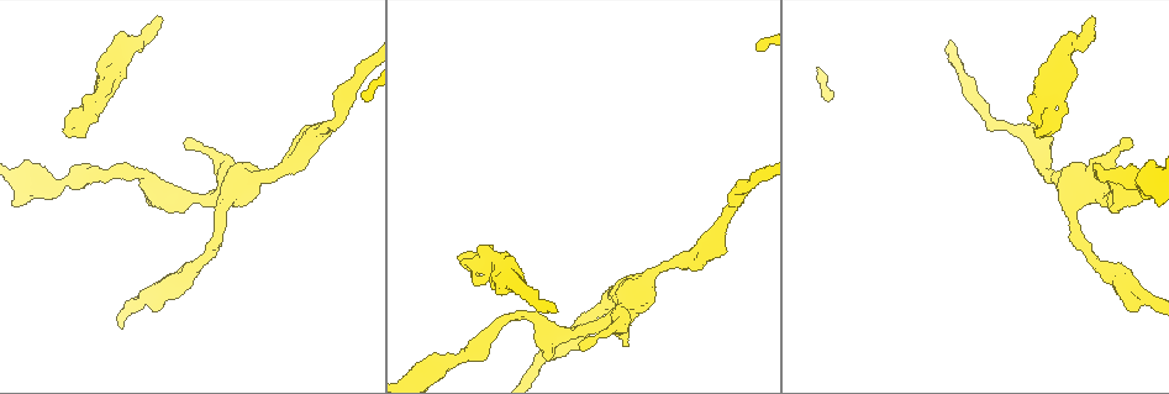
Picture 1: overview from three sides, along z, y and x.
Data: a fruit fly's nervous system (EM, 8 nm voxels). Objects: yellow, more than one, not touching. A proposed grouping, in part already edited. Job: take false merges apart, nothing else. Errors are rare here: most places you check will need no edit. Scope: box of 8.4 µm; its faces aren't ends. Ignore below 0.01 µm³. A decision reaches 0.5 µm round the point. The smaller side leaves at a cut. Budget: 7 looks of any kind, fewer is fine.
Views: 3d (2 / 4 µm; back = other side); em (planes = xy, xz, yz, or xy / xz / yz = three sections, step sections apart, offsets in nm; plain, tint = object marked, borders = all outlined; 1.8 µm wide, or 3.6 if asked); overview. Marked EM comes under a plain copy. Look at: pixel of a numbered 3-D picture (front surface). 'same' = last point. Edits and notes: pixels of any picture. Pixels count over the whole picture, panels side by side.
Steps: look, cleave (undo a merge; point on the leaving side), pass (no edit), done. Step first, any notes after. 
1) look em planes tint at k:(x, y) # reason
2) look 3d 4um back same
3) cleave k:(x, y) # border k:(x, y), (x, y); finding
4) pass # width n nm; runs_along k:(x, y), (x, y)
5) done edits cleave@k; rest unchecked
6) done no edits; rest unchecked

look 3d 2um back at 1:(487, 261) # arms part here

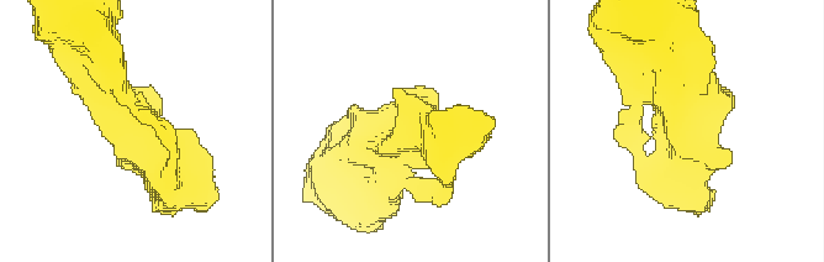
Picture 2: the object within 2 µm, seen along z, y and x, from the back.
look em planes tint at 2:(678, 114)

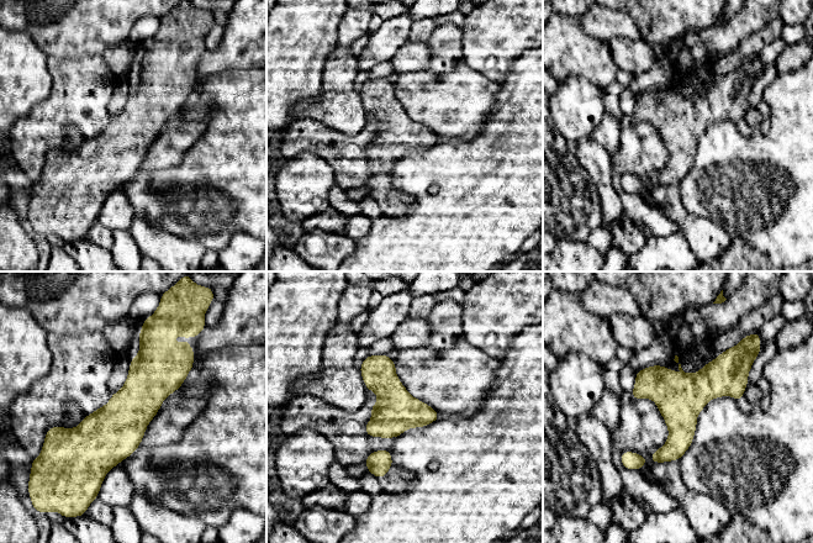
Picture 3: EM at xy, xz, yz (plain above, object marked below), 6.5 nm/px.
pass # width 280 nm; one neuron here

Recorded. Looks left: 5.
look 3d 2um back at 1:(531, 313) # abrupt turn

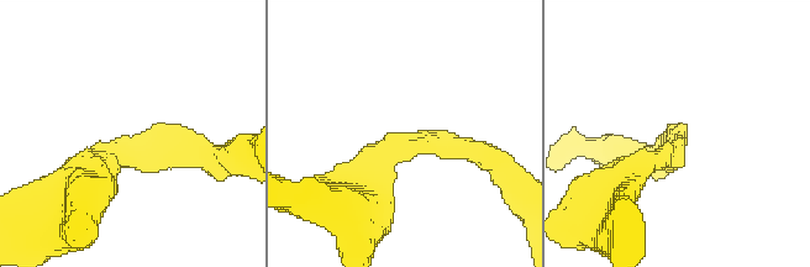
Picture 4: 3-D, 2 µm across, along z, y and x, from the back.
look em planes tint at 4:(126, 148) # arm_widths 200, 340 nm; need the tissue

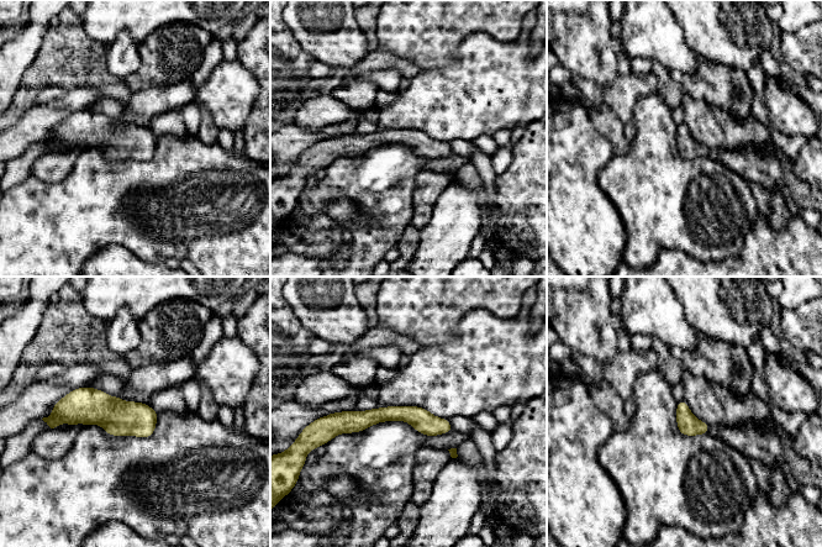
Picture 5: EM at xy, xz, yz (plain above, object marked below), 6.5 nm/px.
pass # width 140 nm; runs_along 5:(335, 421), (410, 414), (448, 427); continuous, no second neuron

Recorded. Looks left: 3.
look 3d 4um at 1:(229, 199) # thick turns thin

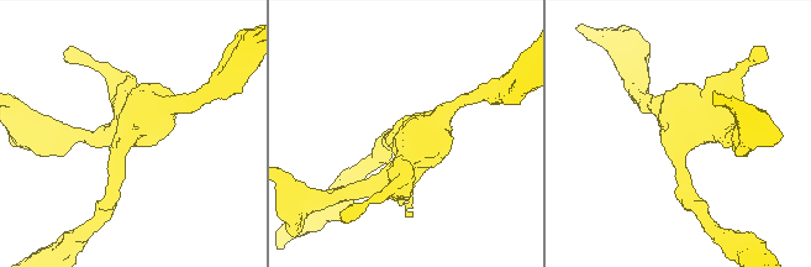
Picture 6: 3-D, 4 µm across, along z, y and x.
look em 3.6um yz step 4 tint at 6:(401, 139)

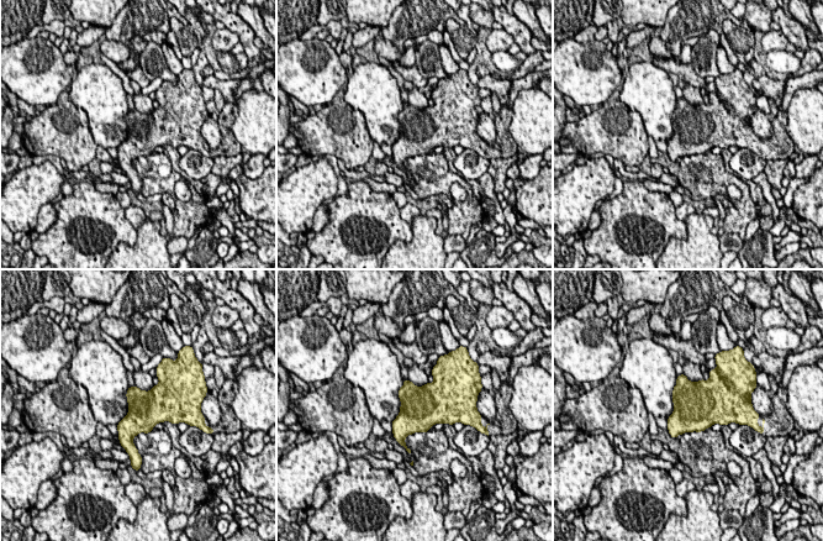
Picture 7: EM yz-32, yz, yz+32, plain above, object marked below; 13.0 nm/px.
look em 3.6um xy step 16 tint same

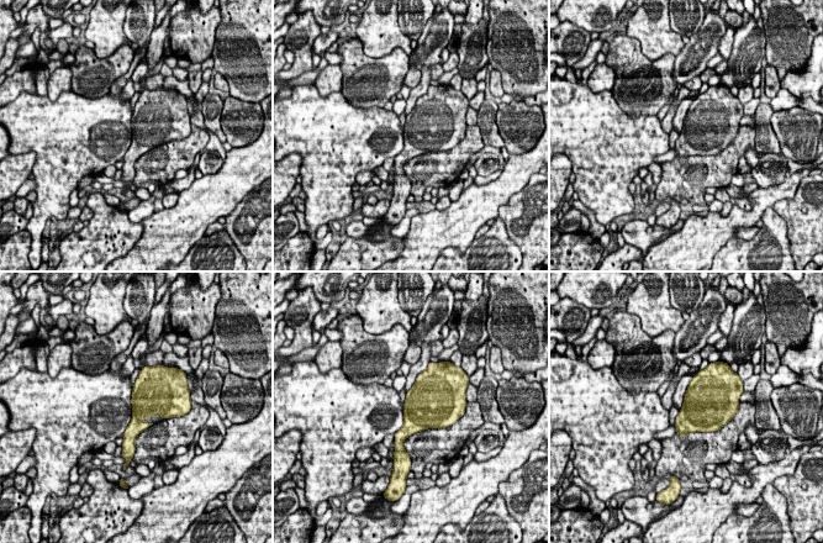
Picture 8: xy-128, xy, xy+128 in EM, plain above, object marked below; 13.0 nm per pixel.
pass # continuous, no second neuron

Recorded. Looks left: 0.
done no edits; rest unchecked

